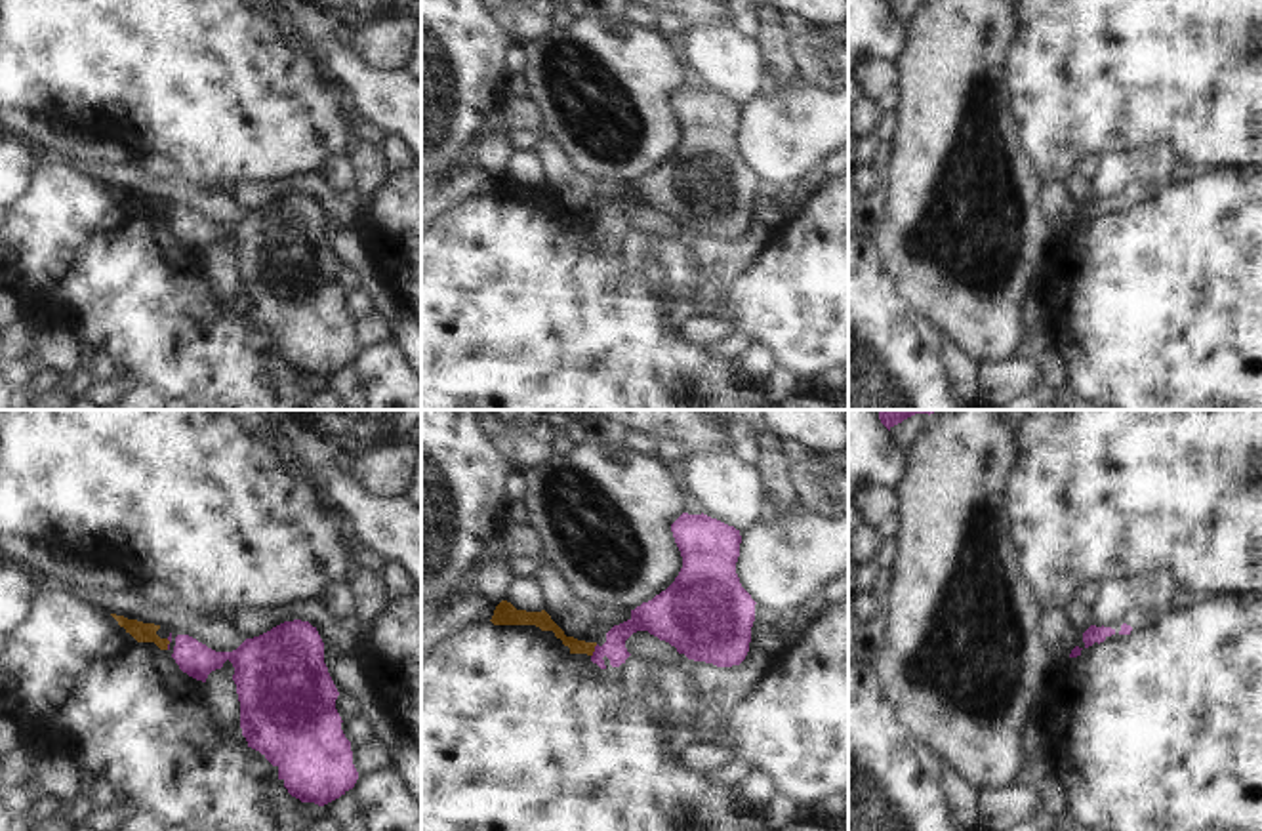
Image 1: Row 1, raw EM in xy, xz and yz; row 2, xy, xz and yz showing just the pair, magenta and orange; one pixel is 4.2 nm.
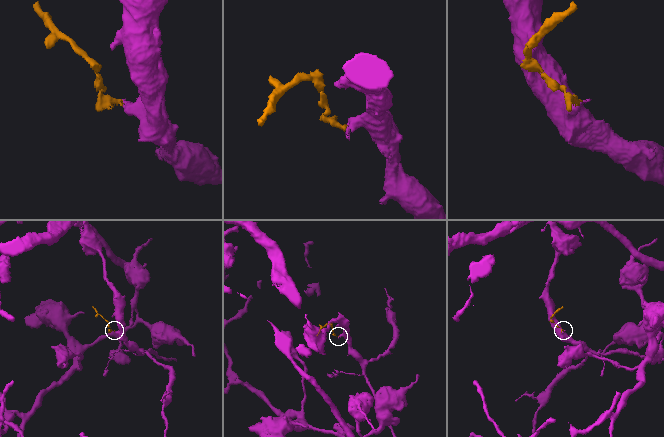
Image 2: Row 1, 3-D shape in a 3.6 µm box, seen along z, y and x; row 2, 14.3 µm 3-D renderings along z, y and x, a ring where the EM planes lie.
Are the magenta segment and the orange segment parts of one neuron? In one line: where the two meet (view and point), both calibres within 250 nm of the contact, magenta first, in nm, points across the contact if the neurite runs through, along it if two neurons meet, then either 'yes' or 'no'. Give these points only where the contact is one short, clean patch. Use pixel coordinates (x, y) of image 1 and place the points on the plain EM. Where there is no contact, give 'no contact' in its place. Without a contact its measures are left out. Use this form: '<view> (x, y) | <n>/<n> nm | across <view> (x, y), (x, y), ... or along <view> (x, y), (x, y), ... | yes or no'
xz (595, 223) | 110/70 nm | along xz (597, 218), (591, 229) | no

